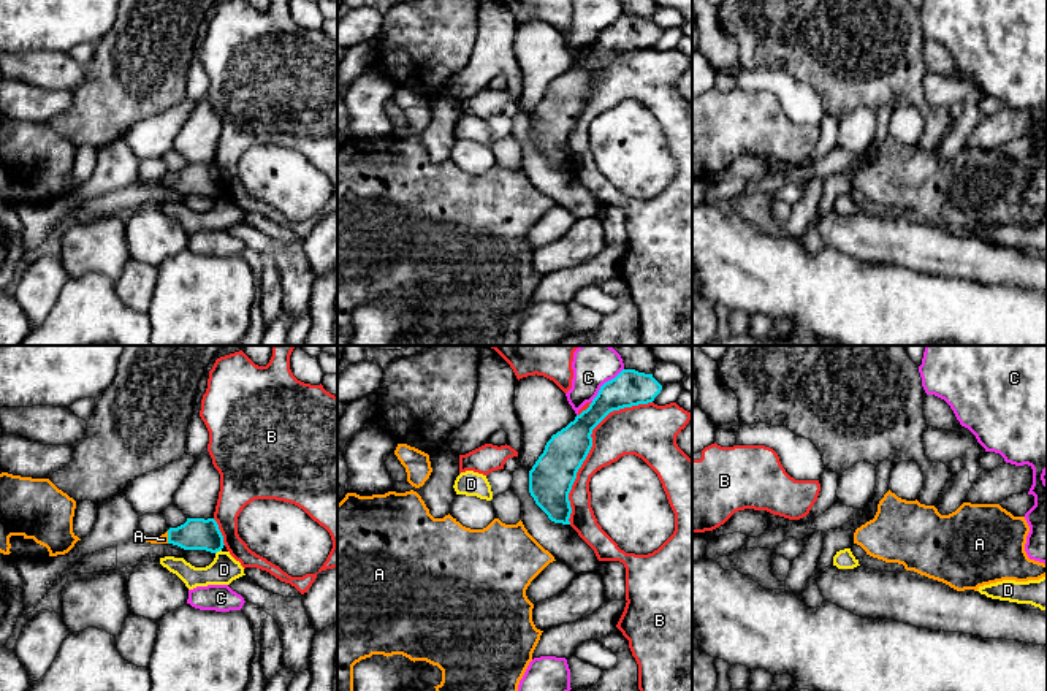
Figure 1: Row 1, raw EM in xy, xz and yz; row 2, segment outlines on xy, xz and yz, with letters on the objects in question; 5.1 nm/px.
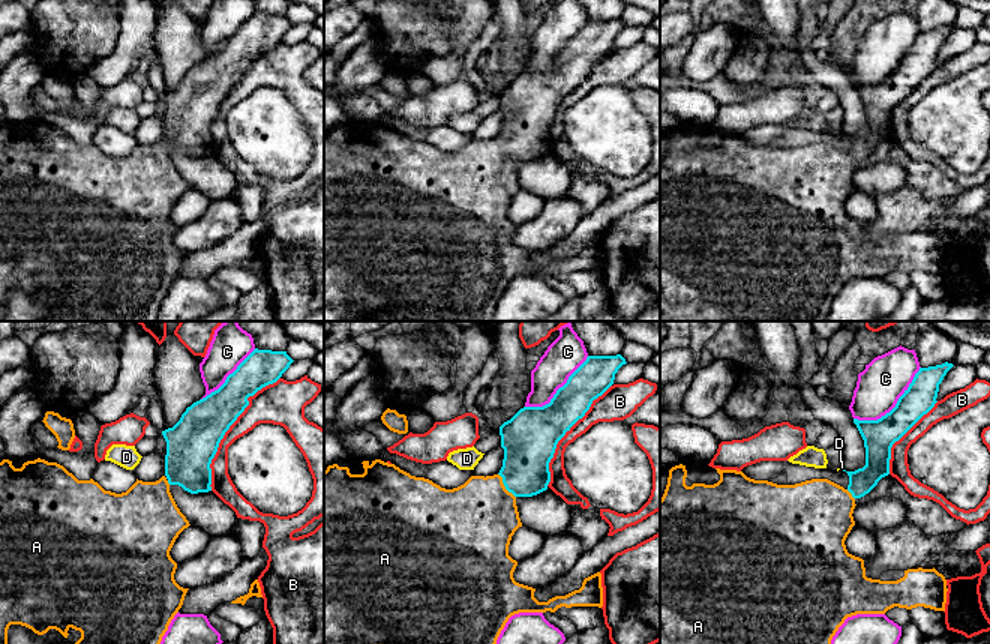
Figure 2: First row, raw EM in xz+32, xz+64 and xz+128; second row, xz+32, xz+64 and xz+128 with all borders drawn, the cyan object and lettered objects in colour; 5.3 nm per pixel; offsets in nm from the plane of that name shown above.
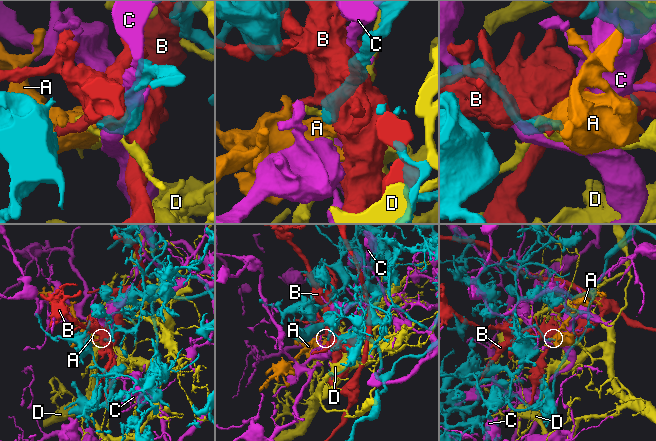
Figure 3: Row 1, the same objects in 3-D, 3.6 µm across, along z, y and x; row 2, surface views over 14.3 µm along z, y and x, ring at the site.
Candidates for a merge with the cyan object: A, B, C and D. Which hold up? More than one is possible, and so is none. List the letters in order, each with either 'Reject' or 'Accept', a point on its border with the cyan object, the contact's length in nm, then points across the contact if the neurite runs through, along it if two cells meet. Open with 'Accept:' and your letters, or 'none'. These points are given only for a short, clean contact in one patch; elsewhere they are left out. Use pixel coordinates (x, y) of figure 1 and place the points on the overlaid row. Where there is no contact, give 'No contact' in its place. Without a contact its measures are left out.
Accept: A
A: Accept. Touches cyan at xy (168, 538). Shared border 60 nm. Path across: xy (197, 533), (168, 538), (163, 539)
B: Reject. Touches cyan at xz (591, 446). Shared border 750 nm
C: Reject. Touches cyan at xz (605, 382). Shared border 240 nm
D: Reject. Touches cyan at xy (217, 550). Shared border 40 nm

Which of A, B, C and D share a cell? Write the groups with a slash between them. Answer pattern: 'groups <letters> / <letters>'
groups A / B / C / D

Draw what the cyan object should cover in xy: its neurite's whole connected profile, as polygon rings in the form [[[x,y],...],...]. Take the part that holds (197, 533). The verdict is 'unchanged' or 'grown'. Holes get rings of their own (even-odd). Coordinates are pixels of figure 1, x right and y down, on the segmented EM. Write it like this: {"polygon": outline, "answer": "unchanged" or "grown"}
{"polygon": [[[187,518],[187,521],[177,528],[169,528],[160,537],[139,536],[150,544],[173,544],[184,550],[206,550],[217,553],[223,548],[223,536],[214,518]]], "answer": "grown"}

